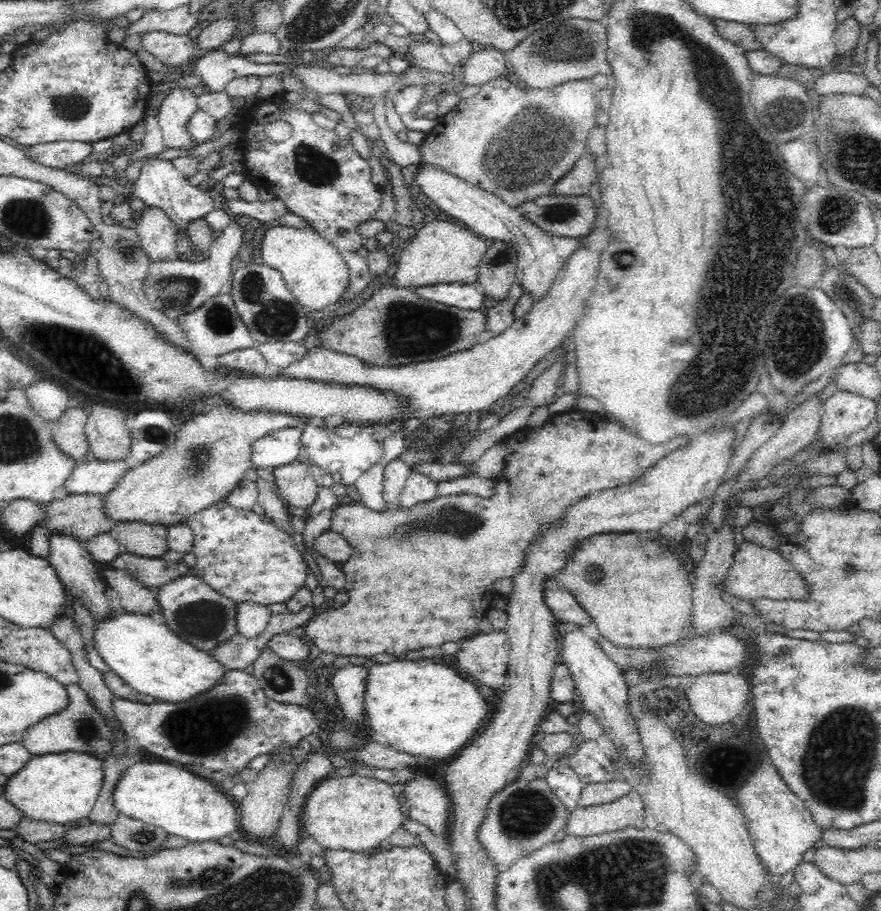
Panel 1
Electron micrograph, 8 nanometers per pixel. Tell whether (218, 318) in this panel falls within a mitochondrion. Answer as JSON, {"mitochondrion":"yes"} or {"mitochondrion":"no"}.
{"mitochondrion":"yes"}

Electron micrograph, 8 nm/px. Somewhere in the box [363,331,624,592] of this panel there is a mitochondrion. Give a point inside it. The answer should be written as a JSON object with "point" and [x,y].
{"point":[453,520]}

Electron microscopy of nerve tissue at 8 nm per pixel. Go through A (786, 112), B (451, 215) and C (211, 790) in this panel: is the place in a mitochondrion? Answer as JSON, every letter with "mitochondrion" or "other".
{"A":"mitochondrion","B":"other","C":"other"}

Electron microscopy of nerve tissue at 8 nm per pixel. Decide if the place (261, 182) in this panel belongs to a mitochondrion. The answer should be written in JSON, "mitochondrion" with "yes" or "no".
{"mitochondrion":"no"}

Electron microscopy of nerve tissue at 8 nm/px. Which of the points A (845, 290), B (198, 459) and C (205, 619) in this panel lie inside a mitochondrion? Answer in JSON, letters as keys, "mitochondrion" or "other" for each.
{"A":"mitochondrion","B":"mitochondrion","C":"mitochondrion"}

